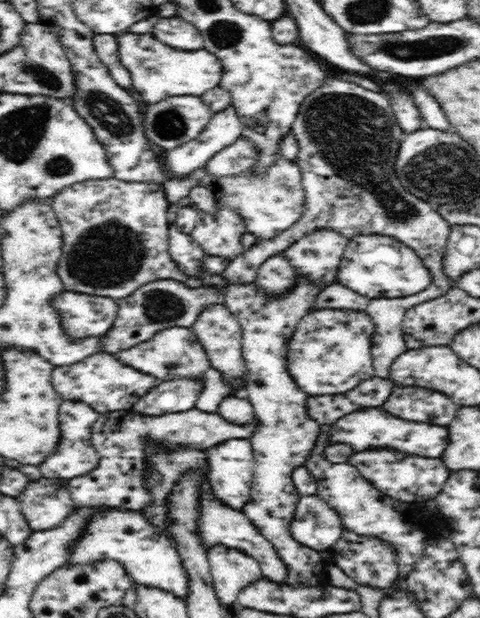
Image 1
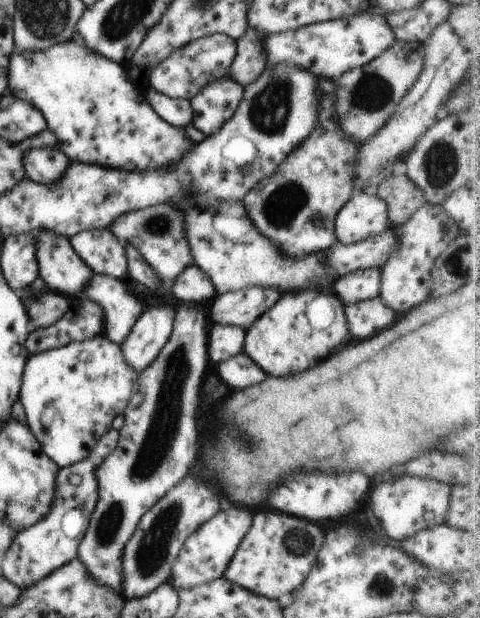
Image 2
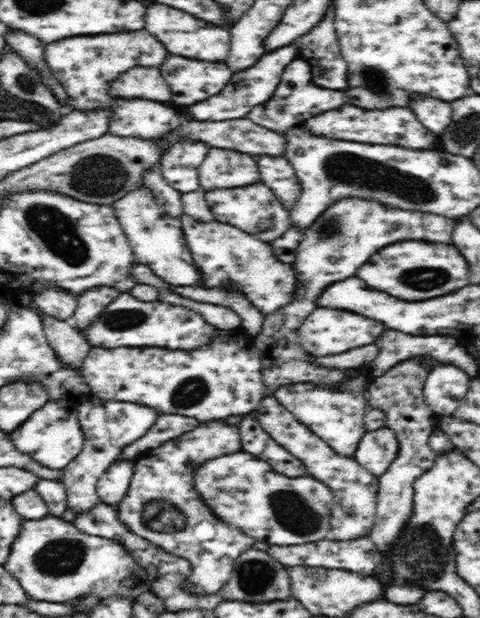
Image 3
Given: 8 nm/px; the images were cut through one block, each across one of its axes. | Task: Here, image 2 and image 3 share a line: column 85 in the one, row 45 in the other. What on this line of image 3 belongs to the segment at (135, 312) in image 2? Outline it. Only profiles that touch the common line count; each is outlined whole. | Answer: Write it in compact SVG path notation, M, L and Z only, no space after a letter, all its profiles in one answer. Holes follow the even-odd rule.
M295 43L290 44L290 46L284 46L284 48L278 48L278 50L272 50L270 54L266 56L261 56L260 60L242 70L242 72L232 73L232 80L230 84L226 84L220 94L216 96L210 96L208 100L202 100L202 102L196 102L192 106L186 108L188 116L192 120L197 120L200 122L218 122L232 120L232 118L246 118L246 114L258 106L258 104L264 104L272 98L274 90L278 88L280 84L281 76L283 70L298 57L298 48Z

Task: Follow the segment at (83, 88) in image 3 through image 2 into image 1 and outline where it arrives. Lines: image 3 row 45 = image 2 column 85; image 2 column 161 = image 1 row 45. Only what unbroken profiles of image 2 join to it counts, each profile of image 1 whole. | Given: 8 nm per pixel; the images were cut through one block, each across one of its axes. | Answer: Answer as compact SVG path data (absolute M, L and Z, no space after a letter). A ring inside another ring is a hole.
M128 31L116 35L116 40L120 64L124 65L132 77L133 90L139 93L147 105L180 94L200 97L206 90L220 84L220 76L222 76L220 62L208 50L180 52L158 42L152 34L132 34Z

